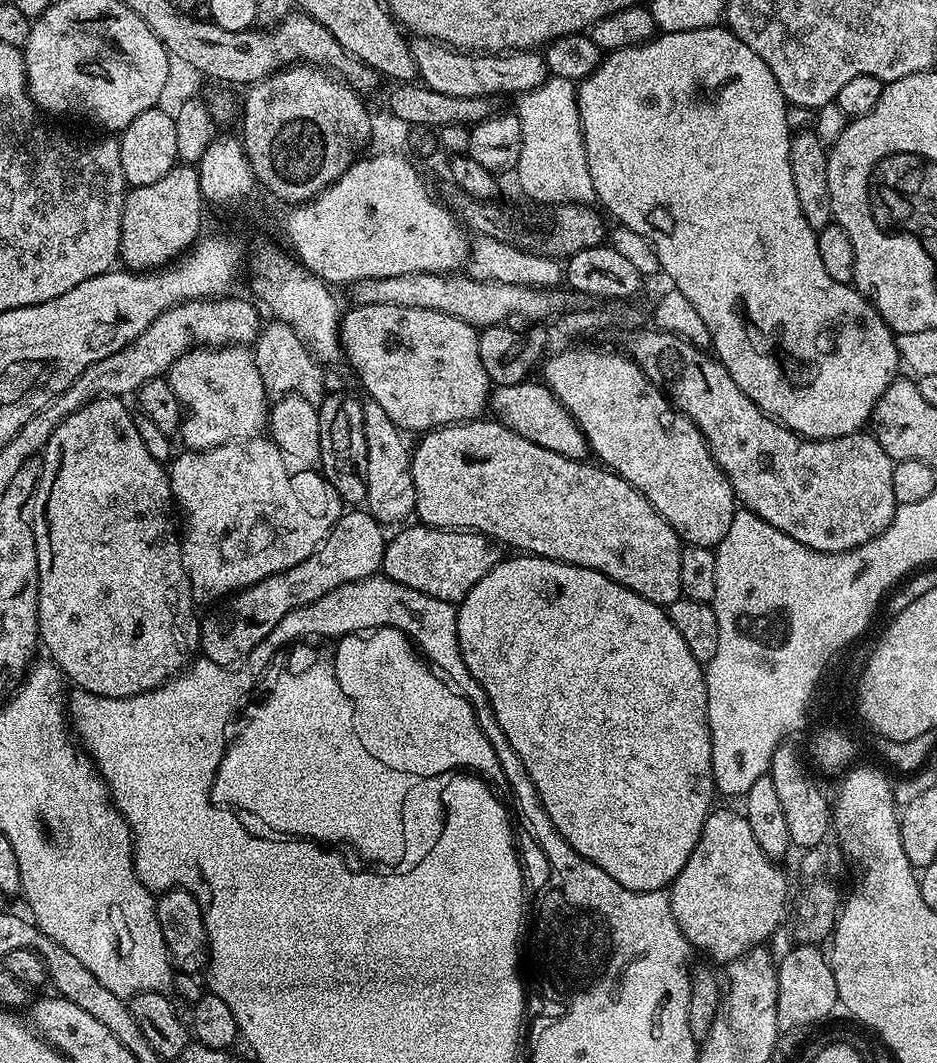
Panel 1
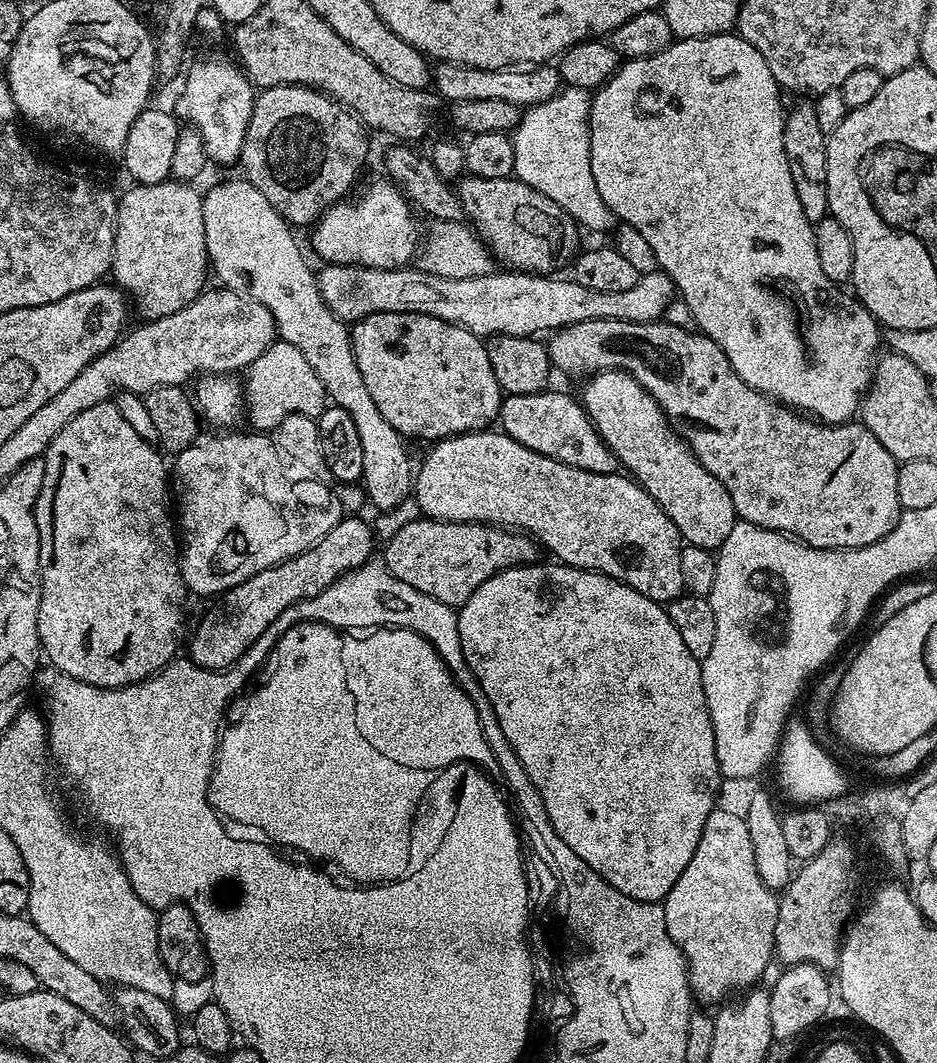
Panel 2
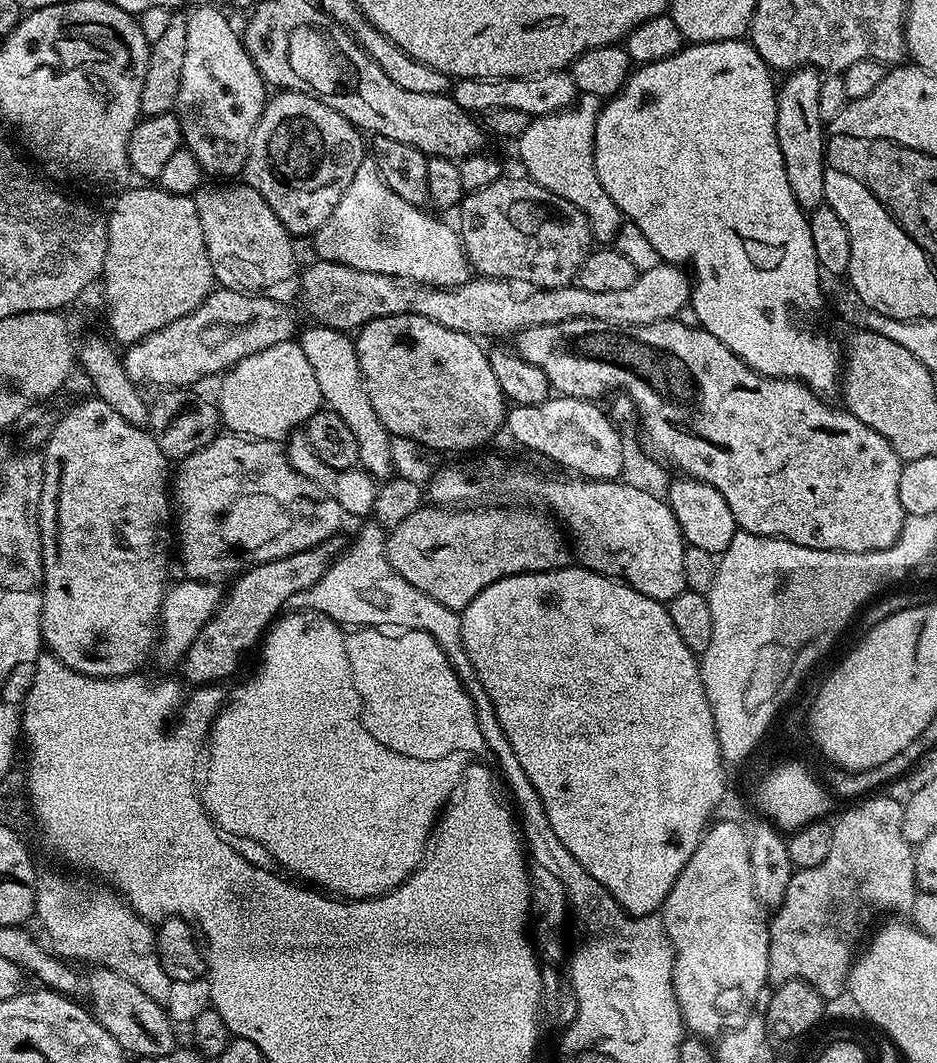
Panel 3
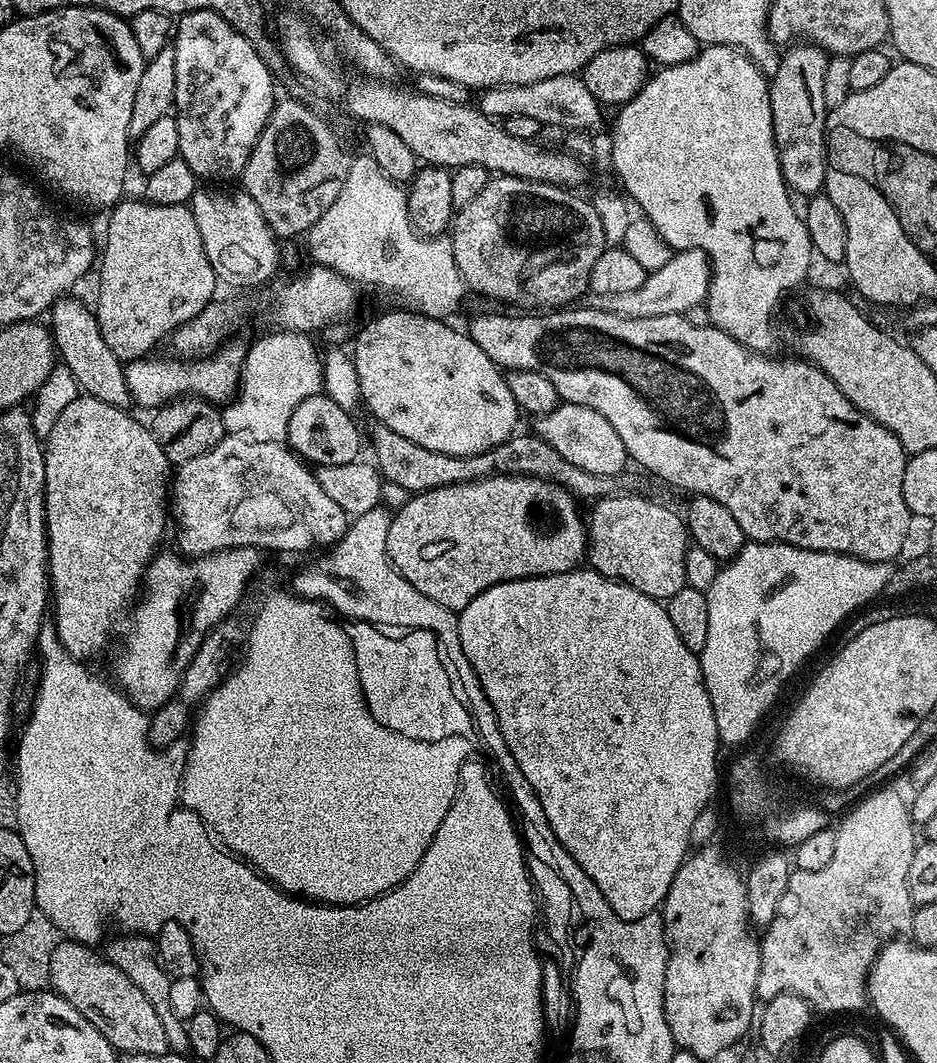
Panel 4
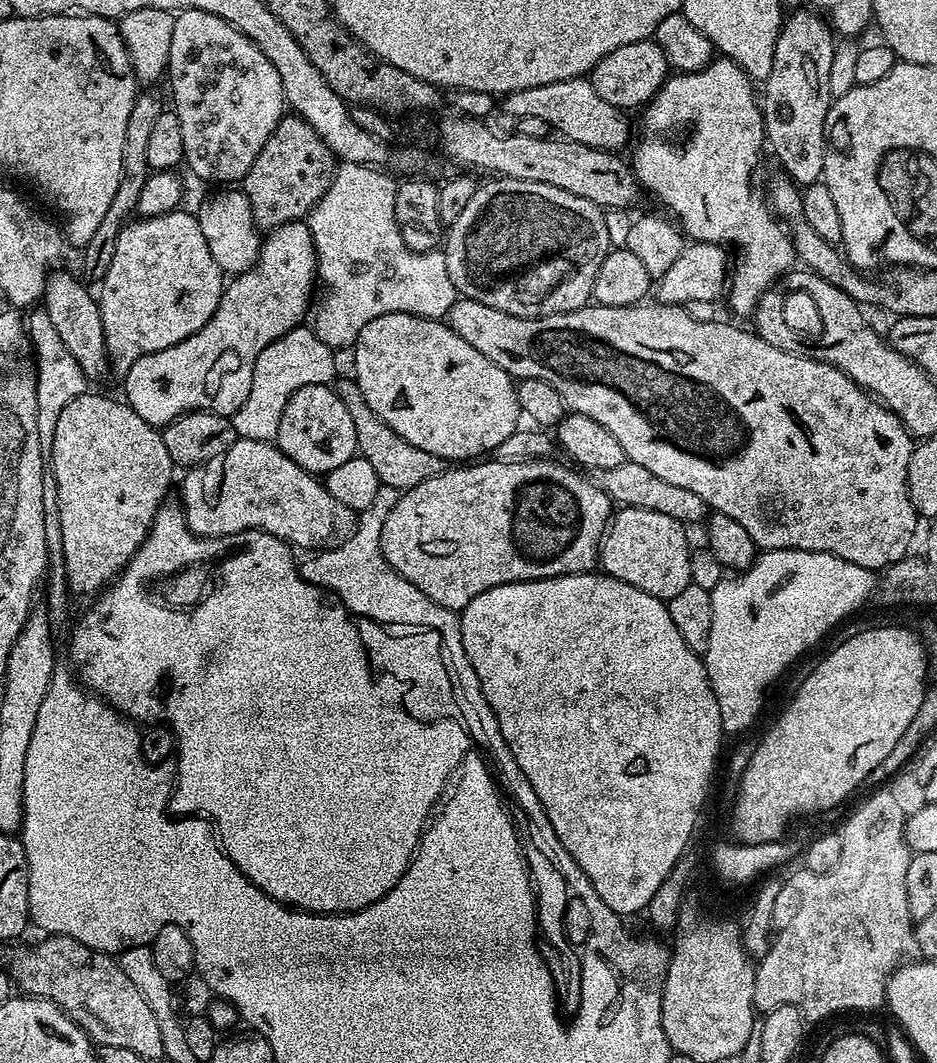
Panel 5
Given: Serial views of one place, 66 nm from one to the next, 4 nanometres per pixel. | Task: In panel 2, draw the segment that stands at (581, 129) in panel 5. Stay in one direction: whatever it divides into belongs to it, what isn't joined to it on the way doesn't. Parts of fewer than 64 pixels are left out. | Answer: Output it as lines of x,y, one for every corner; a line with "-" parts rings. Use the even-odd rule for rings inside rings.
440,62
434,68
434,88
441,97
444,95
445,101
448,102
494,98
501,102
514,102
514,106
525,110
554,98
562,88
562,81
559,67
553,66
551,63
539,66
513,66
482,70
481,68
471,68
465,64

